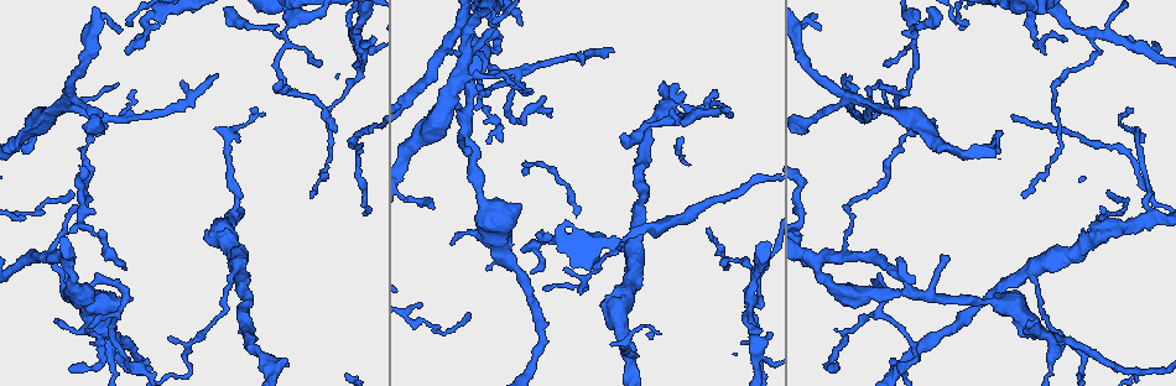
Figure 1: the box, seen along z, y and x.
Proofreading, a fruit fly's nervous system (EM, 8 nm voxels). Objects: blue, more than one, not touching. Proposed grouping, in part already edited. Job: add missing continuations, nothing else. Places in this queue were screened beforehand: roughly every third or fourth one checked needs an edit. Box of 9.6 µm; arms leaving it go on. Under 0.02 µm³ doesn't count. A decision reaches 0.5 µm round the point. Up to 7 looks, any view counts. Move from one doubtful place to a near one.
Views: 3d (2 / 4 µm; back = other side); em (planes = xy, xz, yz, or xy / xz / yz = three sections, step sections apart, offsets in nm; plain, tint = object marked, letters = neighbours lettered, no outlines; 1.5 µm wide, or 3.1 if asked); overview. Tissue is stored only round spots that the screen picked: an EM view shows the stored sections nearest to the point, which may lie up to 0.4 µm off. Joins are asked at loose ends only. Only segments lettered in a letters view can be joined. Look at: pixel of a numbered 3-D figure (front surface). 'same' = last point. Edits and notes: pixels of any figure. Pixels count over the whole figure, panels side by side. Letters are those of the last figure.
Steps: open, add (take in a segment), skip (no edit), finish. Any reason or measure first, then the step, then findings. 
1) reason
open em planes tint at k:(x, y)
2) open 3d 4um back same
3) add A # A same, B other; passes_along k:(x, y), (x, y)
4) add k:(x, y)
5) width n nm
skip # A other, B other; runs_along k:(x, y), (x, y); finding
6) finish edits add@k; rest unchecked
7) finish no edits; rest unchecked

branch stops here
open 3d 2um back at 1:(488, 270)

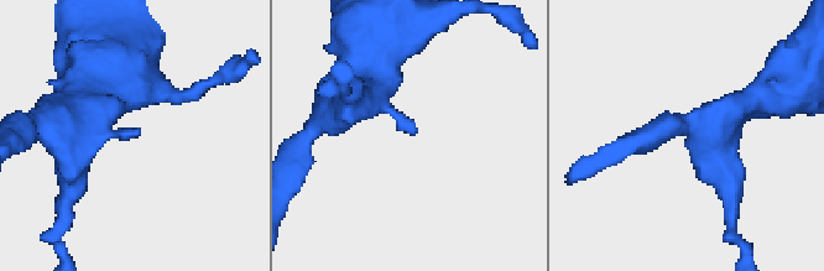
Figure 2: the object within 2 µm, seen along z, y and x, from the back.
open em xz step 4 letters at 2:(413, 134)

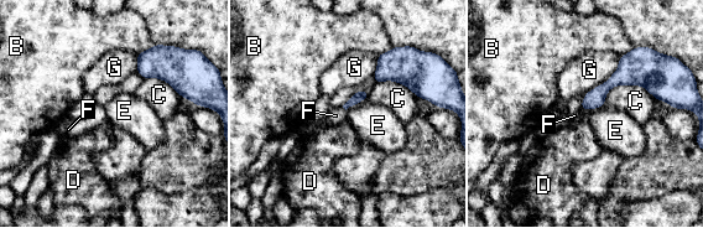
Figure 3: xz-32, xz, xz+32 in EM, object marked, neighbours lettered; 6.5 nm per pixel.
skip # B other, C other, D other, E other, F other, G other; border 3:(579, 108), (593, 109); none of them fits

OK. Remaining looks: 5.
an open end
open 3d 4um at 1:(612, 49)

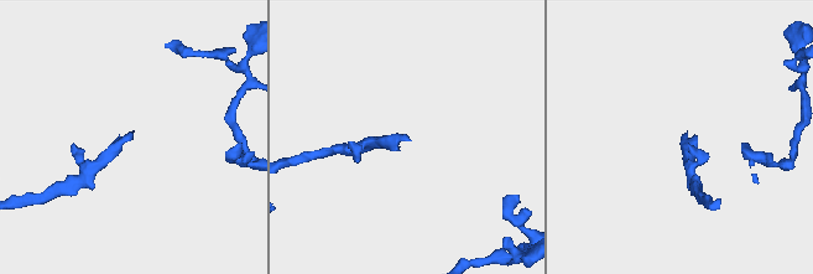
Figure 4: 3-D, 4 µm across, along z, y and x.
open em planes letters at 4:(407, 137)

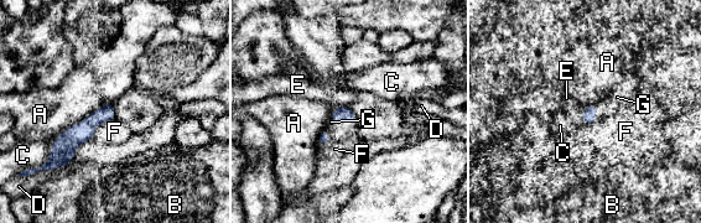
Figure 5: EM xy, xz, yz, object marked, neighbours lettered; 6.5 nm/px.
add G # A other, B other, C other, D other, E other, F other, G same; it goes on there

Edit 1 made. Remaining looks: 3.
open overview

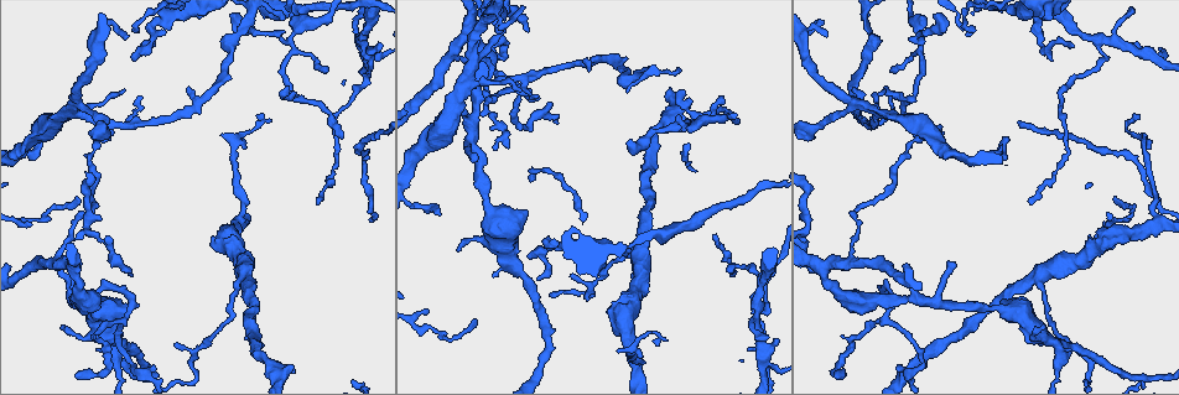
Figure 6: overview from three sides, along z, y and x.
free end
open 3d 2um back at 6:(136, 60)

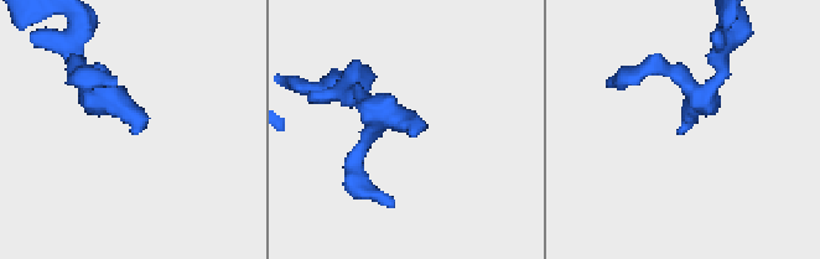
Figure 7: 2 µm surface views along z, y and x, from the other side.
open em planes letters at 7:(409, 136)

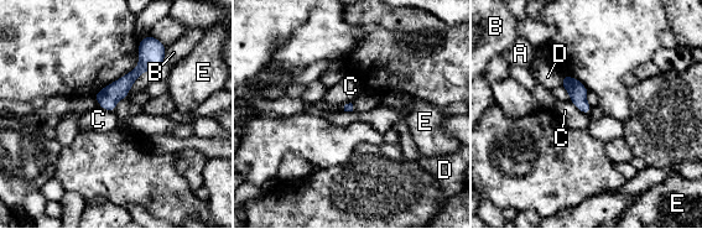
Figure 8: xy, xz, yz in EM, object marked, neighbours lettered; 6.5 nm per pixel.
longest_contact C 160 nm
skip # A other, B other, C other, D other, E other; border 8:(570, 99), (578, 109), (588, 114); none of them fits

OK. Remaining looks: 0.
finish edits add@5; rest unchecked

